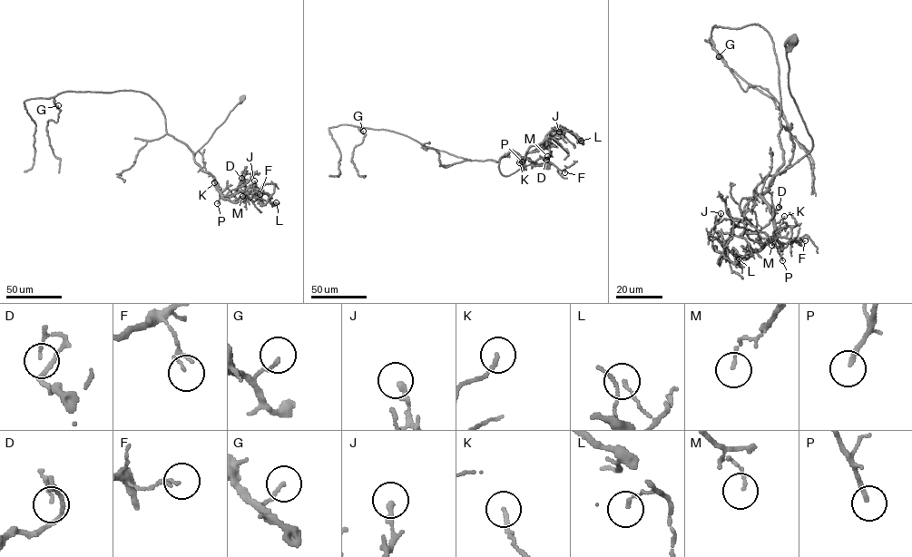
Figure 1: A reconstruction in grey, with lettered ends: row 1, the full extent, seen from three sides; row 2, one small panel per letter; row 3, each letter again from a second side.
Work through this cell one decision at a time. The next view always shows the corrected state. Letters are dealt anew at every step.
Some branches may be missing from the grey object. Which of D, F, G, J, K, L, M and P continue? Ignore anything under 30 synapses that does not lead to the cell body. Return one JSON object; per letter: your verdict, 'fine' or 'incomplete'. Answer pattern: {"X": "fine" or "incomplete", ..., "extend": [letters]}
{"D": "fine", "F": "fine", "G": "fine", "J": "fine", "K": "fine", "L": "fine", "M": "fine", "P": "fine", "extend": []}

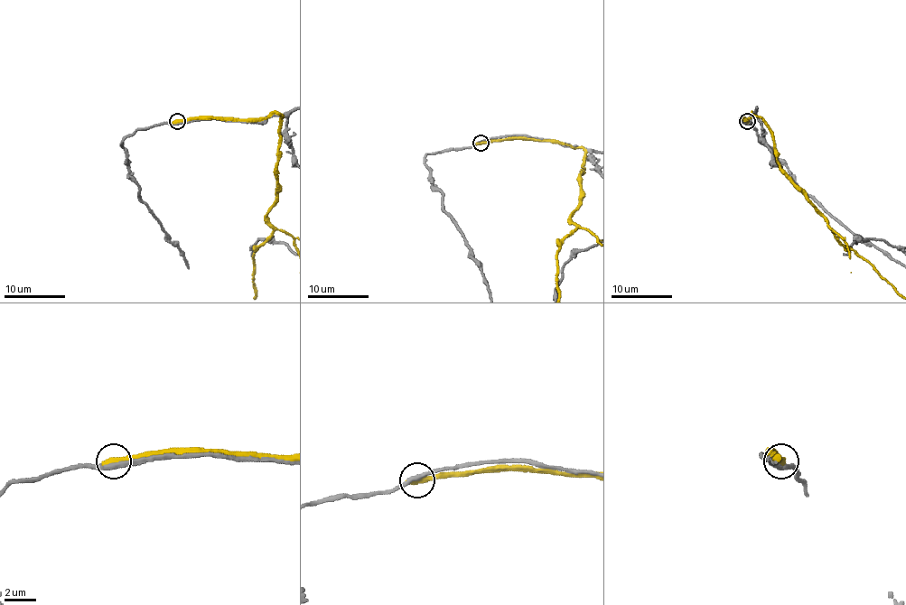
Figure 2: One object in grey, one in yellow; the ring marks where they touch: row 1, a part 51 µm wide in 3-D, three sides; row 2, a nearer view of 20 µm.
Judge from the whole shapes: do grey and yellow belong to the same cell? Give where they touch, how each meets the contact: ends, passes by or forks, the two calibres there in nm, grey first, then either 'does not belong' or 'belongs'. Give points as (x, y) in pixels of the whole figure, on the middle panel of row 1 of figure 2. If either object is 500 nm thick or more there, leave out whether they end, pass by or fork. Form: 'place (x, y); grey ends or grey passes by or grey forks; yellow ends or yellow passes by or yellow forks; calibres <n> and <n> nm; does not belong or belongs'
place (481, 143); grey passes by; yellow ends; calibres 300 and 400 nm; does not belong

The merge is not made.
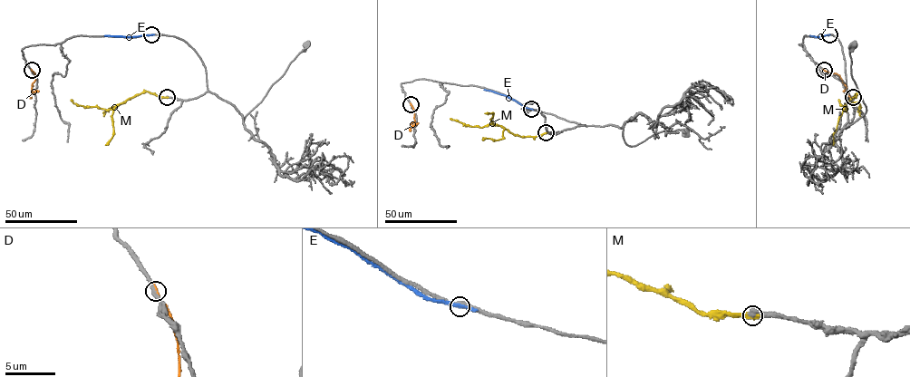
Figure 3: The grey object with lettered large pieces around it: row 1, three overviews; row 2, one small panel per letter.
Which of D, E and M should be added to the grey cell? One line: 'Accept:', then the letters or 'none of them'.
Accept: M

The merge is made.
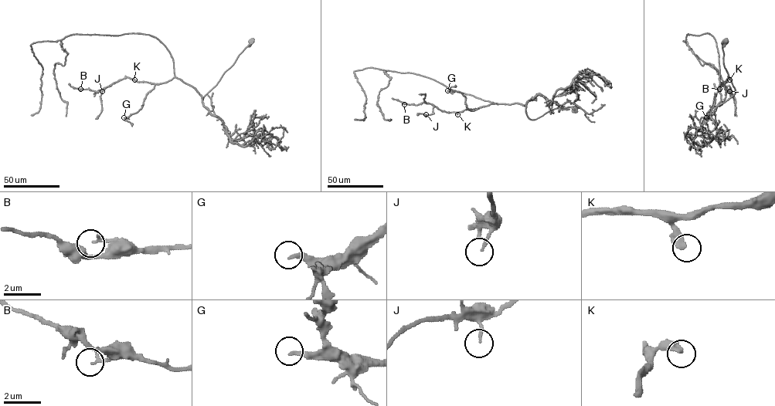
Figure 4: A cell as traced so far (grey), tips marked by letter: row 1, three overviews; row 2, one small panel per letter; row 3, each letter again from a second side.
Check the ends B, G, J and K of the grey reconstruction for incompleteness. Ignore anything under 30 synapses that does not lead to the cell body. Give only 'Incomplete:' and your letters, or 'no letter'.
Incomplete: G

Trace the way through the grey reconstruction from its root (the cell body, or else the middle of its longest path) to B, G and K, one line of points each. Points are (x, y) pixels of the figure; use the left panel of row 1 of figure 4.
B: (251, 41), (204, 96), (203, 105), (194, 88), (175, 77), (159, 83), (124, 77), (100, 91), (80, 89)
G: (251, 41), (204, 96), (203, 105), (194, 88), (173, 77), (156, 83), (141, 108), (124, 117)
K: (251, 41), (217, 83), (204, 96), (203, 105), (202, 96), (194, 88), (175, 77), (159, 83), (134, 79)

